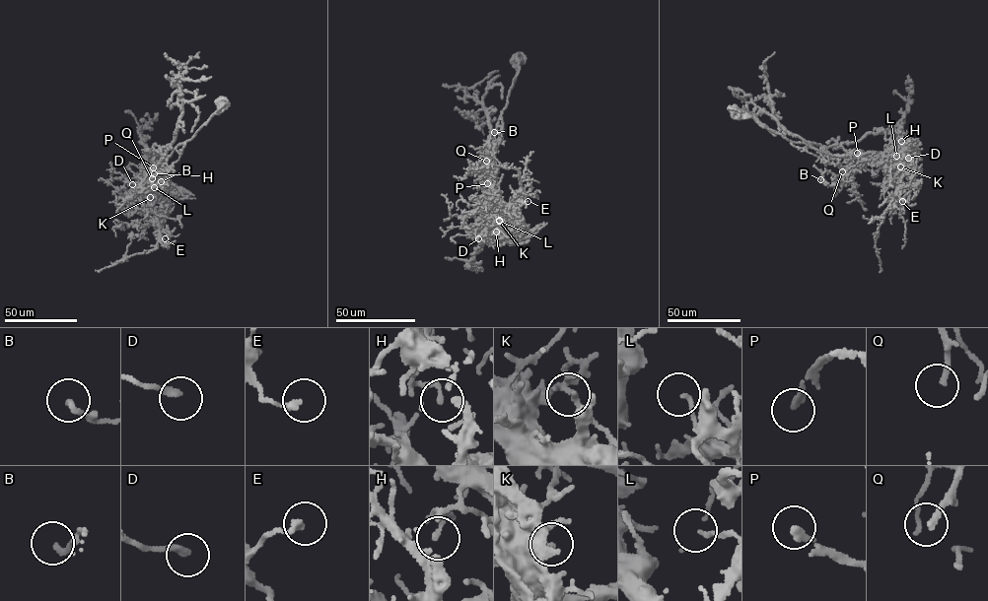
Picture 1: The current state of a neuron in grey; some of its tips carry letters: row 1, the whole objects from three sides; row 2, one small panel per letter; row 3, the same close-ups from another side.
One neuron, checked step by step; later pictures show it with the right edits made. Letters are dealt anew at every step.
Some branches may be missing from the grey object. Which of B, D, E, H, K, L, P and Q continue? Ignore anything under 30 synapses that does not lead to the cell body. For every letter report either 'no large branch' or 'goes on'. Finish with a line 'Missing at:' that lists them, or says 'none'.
B: no large branch
D: no large branch
E: no large branch
H: no large branch
K: no large branch
L: no large branch
P: goes on
Q: goes on
Missing at: P, Q

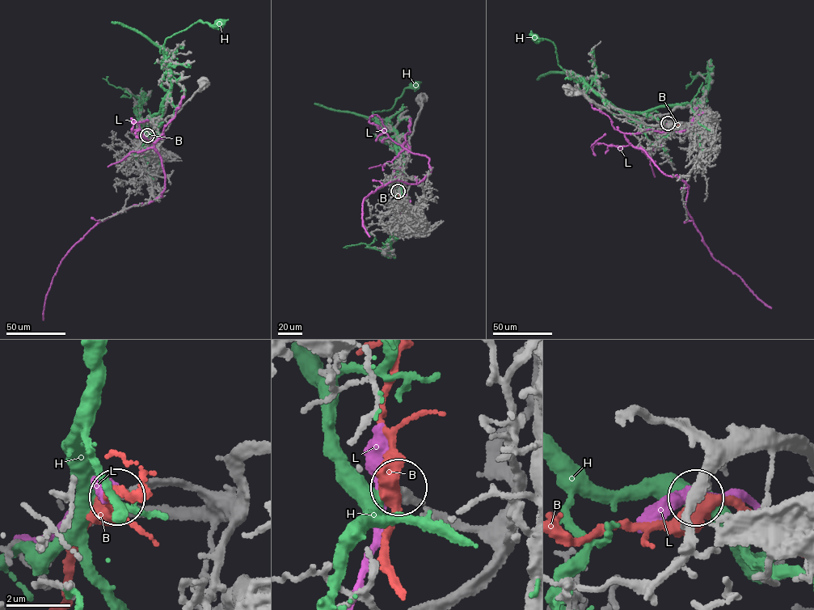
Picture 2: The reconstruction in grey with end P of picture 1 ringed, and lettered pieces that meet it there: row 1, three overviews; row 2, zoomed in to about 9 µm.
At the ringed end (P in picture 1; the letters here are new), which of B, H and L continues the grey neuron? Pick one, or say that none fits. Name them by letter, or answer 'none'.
none

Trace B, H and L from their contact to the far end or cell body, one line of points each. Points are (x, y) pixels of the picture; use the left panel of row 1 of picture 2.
B: (147, 135), (143, 140), (145, 144), (142, 145), (145, 140)
H: (147, 135), (149, 119), (160, 110), (171, 82), (164, 57), (165, 40), (198, 21), (212, 25), (220, 23)
L: (147, 135), (137, 140), (141, 150), (164, 136), (153, 146), (162, 196), (101, 221), (71, 248), (43, 319)

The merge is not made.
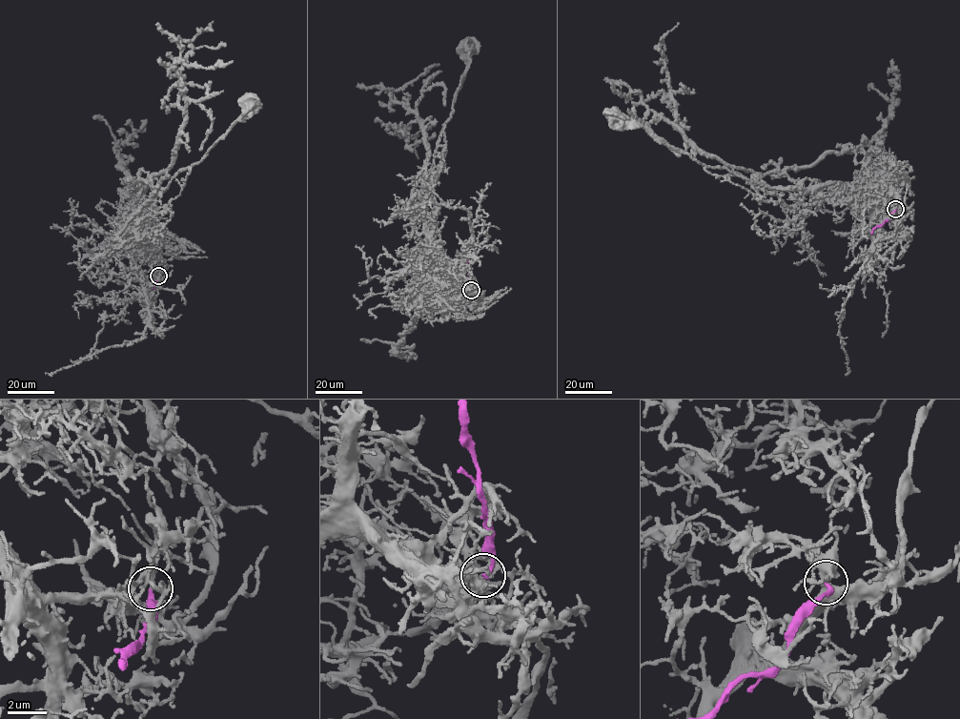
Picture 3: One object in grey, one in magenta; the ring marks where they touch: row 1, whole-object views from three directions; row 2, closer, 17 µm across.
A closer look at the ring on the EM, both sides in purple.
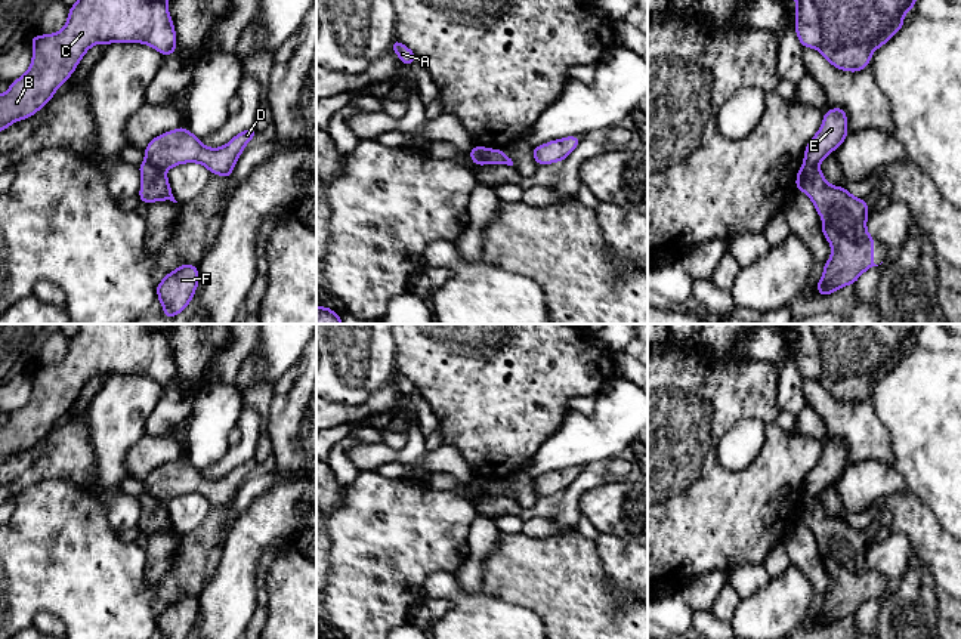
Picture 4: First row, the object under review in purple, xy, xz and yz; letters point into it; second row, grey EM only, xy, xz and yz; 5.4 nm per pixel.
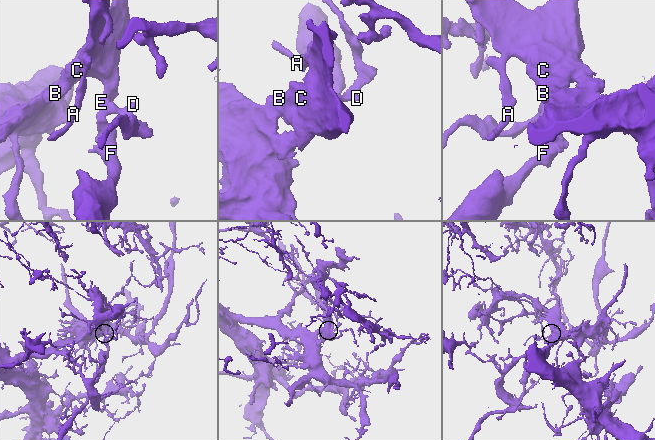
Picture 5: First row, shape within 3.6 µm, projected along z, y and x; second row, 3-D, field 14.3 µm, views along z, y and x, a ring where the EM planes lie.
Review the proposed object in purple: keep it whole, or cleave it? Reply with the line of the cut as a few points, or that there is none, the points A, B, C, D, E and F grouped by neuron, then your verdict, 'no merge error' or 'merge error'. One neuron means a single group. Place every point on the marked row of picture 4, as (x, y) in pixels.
xy (147, 159), (164, 172) | A B C D E / F | merge error

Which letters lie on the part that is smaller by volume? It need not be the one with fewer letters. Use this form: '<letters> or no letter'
F

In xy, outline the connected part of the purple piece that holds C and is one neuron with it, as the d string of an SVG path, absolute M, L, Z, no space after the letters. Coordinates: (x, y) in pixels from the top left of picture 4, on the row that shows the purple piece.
M78 0L61 31L31 38L28 71L0 95L0 132L41 109L93 44L145 43L164 56L176 52L167 0Z

